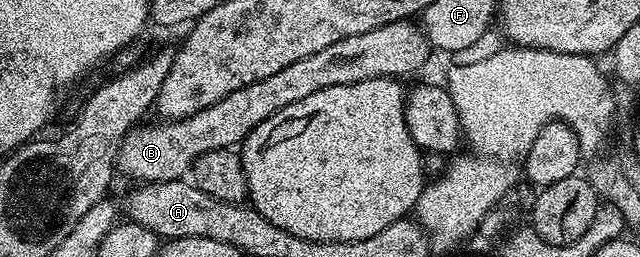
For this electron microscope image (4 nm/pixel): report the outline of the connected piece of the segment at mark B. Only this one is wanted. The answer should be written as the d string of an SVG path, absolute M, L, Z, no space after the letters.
M411 19L395 20L386 26L366 30L366 34L342 38L342 42L334 42L334 46L318 50L318 54L310 54L310 58L293 62L286 66L286 70L278 70L278 74L270 74L270 78L262 82L254 82L250 86L242 86L242 90L234 90L234 94L226 94L226 98L214 102L214 106L206 110L198 110L198 114L193 116L156 124L144 122L131 128L120 147L119 171L133 176L136 182L146 184L178 180L202 154L243 145L244 139L258 125L266 122L266 118L309 94L326 90L326 86L342 86L383 76L405 78L411 72L418 71L427 62L430 53L423 27L412 23L416 22Z

